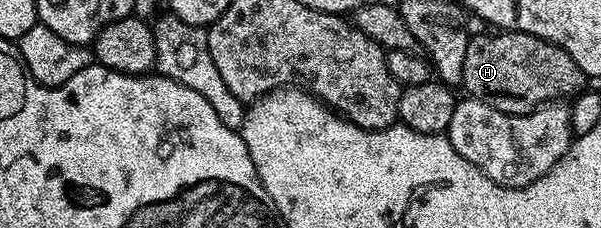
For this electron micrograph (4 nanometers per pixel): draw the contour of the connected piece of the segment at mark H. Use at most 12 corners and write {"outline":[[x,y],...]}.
{"outline":[[532,34],[470,39],[462,89],[527,114],[584,89],[569,55]]}

